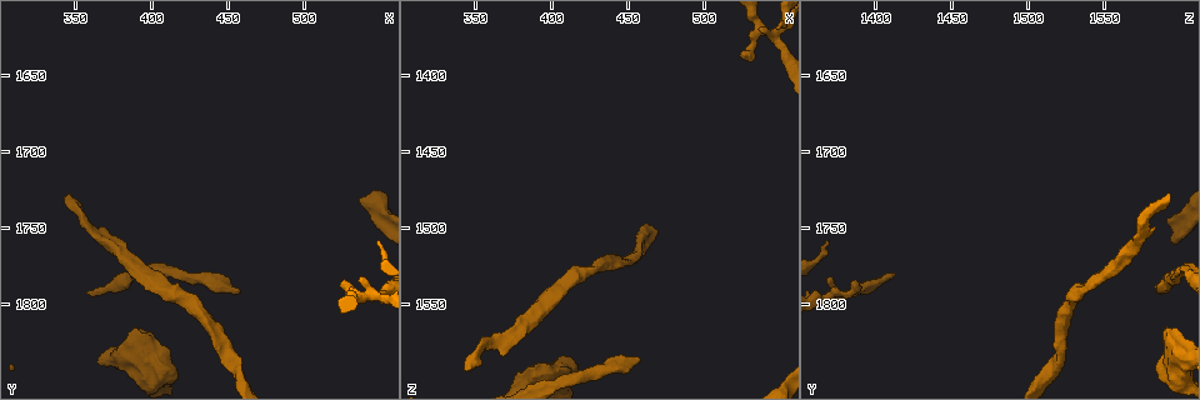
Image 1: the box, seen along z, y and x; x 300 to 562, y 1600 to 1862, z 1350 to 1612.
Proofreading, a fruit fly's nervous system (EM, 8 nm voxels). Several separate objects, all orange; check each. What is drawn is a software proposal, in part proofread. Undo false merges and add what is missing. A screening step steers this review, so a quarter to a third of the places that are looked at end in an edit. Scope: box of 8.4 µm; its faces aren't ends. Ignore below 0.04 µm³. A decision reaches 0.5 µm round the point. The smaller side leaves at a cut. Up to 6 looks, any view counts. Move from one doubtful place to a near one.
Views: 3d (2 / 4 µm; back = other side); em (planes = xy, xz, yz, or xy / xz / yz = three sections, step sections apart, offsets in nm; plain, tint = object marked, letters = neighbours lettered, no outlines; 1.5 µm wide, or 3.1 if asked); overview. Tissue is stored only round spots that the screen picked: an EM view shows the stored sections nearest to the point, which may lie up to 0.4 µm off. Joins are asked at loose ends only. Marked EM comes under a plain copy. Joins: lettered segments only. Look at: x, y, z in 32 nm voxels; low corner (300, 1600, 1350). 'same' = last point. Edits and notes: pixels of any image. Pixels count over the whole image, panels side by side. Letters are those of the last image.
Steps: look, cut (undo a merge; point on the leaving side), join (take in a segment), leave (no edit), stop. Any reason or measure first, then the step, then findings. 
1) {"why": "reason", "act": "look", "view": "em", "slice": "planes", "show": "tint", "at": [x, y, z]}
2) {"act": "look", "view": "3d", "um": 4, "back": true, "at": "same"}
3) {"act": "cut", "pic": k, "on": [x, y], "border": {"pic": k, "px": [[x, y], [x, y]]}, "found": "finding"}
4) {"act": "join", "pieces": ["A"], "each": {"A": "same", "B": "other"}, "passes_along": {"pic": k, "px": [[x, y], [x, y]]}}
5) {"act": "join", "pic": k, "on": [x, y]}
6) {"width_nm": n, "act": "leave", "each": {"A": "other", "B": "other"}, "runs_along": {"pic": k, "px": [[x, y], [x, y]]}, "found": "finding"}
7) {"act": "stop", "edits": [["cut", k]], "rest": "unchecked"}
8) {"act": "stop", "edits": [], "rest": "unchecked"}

{"why": "long arm stops here", "act": "look", "view": "3d", "um": 2, "at": [344, 1728, 1592]}

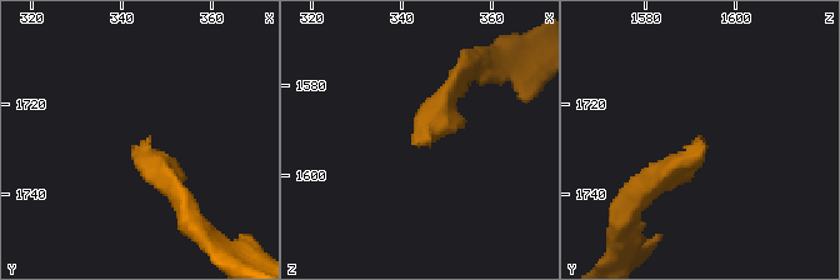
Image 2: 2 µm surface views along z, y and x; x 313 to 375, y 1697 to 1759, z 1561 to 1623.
{"act": "look", "view": "em", "slice": "yz", "step": 4, "show": "tint", "at": [346, 1730, 1593]}

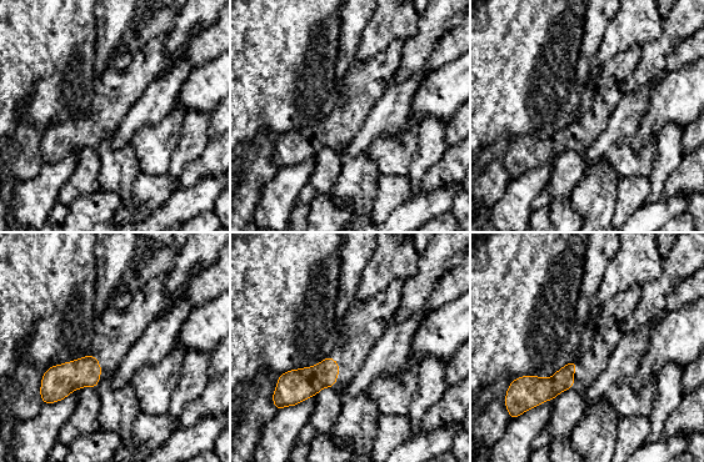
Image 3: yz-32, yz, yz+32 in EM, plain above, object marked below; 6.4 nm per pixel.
{"why": "cut it another way", "act": "look", "view": "em", "slice": "planes", "show": "letters", "at": "same"}

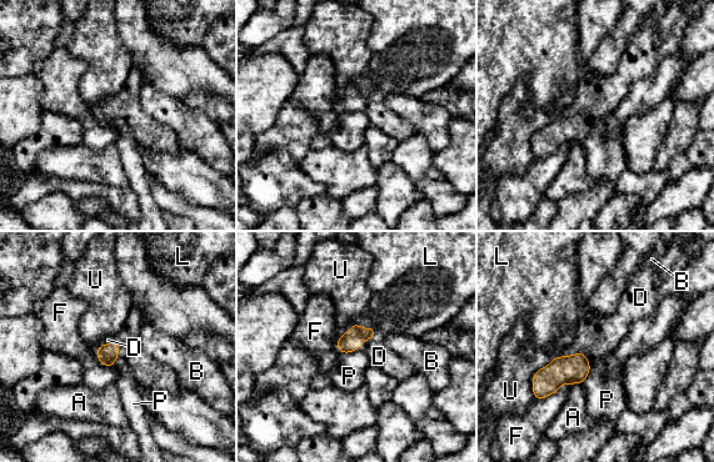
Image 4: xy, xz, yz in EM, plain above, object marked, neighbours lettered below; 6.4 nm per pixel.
{"act": "join", "pieces": ["D"], "each": {"A": "other", "B": "other", "D": "same", "F": "other", "L": "other", "P": "other", "U": "other"}, "found": "the neuron continues"}

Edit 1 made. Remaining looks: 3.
{"act": "look", "view": "overview"}

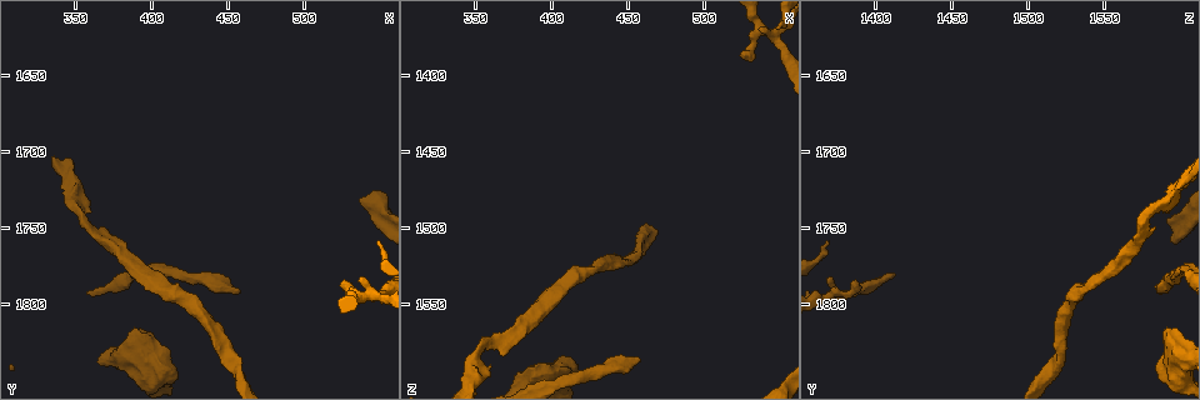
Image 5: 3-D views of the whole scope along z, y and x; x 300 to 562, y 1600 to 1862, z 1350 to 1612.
{"why": "an open end", "act": "look", "view": "em", "slice": "planes", "show": "letters", "at": [458, 1794, 1588]}

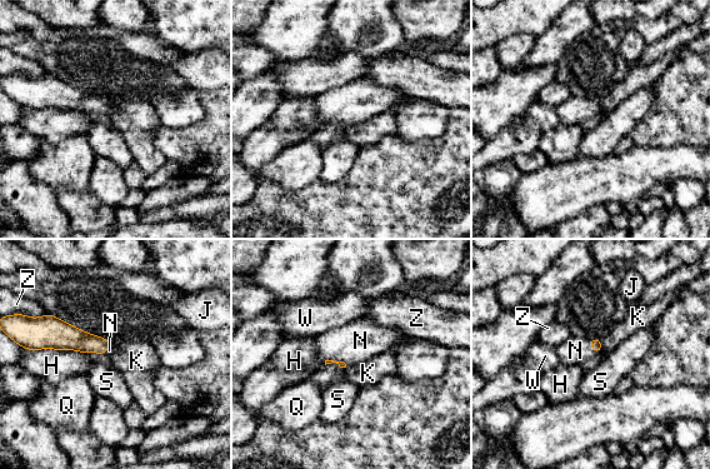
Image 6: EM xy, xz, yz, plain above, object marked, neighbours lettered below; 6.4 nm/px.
{"act": "join", "pieces": ["N"], "each": {"H": "other", "J": "other", "K": "other", "N": "same", "Q": "other", "S": "other", "W": "other", "Z": "other"}, "passes_along": {"pic": 6, "px": [[595, 344], [590, 345], [575, 350]]}, "found": "it goes on there"}

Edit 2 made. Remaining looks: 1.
{"why": "branch point", "act": "look", "view": "em", "slice": "planes", "show": "letters", "at": [544, 1792, 1374]}

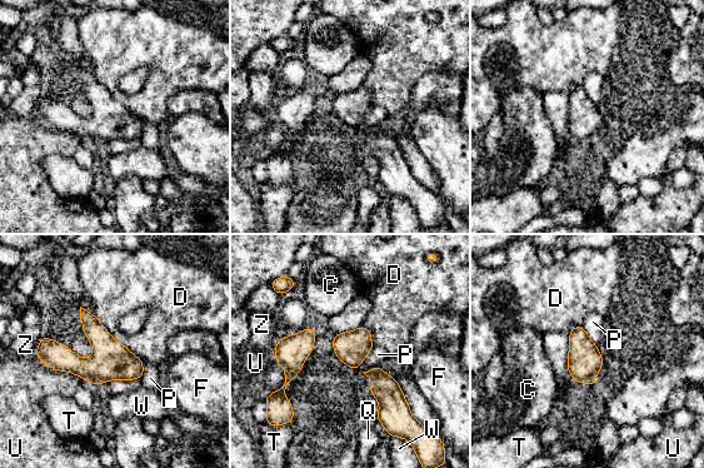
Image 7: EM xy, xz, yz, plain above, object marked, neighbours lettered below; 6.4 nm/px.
{"width_nm": 200, "act": "leave", "each": {"C": "other", "D": "other", "F": "other", "P": "other", "Q": "other", "T": "other", "U": "other", "W": "other", "Z": "other"}, "border": {"pic": 7, "px": [[374, 347], [358, 369]]}, "found": "one neuron here"}

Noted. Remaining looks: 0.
{"act": "stop", "edits": [["join", 4], ["join", 6]], "rest": "unchecked"}

